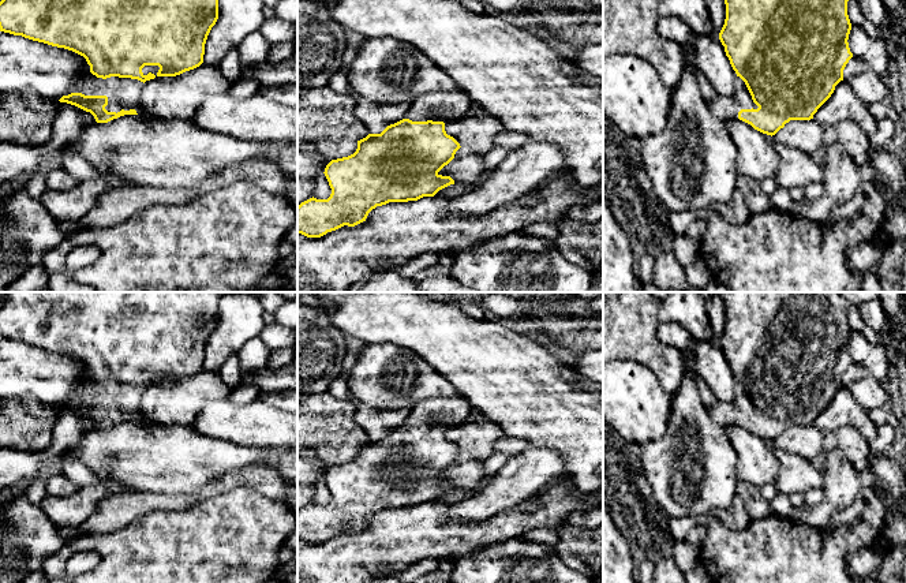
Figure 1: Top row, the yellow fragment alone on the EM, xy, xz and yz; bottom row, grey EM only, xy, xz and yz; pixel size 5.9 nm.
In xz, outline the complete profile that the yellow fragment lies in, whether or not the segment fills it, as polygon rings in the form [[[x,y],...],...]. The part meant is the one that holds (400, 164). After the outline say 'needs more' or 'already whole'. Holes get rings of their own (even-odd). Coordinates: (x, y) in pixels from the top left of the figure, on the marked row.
[[[463,89],[427,93],[416,98],[403,120],[388,126],[381,134],[368,134],[357,141],[353,154],[332,160],[326,165],[323,173],[332,194],[327,199],[312,197],[297,206],[297,233],[321,238],[344,225],[355,227],[366,221],[377,206],[434,197],[439,190],[454,184],[450,176],[438,173],[461,147],[446,134],[445,123],[464,117],[475,109],[473,101]]]; needs more

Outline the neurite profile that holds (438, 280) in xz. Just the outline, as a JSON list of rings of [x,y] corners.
[[[433,270],[418,284],[418,288],[420,292],[479,292],[475,288],[457,283],[443,270]]]

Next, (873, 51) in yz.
[[[851,26],[847,42],[853,56],[866,61],[877,75],[886,76],[890,59],[883,37],[871,38],[861,26]]]

